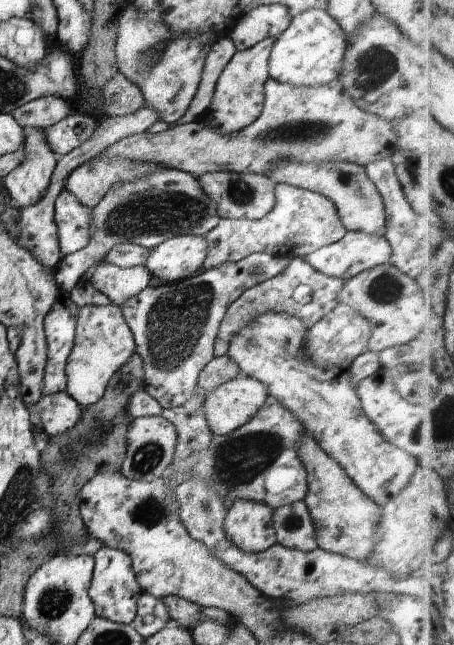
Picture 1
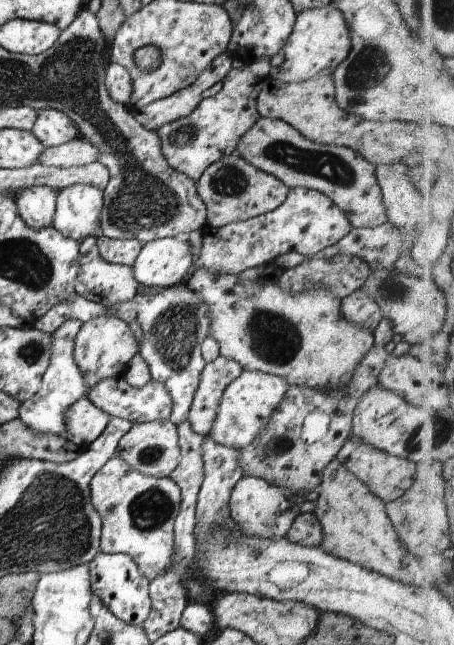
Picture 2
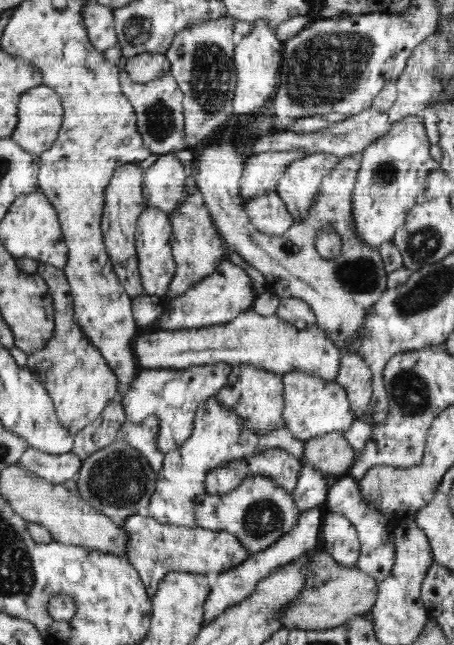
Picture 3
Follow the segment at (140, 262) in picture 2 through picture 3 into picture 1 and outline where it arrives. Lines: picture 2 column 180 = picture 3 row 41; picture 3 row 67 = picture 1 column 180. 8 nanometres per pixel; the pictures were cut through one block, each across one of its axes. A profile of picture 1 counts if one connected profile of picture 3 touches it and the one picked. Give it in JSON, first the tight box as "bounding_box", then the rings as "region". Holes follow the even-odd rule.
{"bounding_box":[145,235,208,283],"region":[[[178,235],[151,248],[145,267],[152,276],[172,283],[203,270],[208,244],[202,235]]]}

